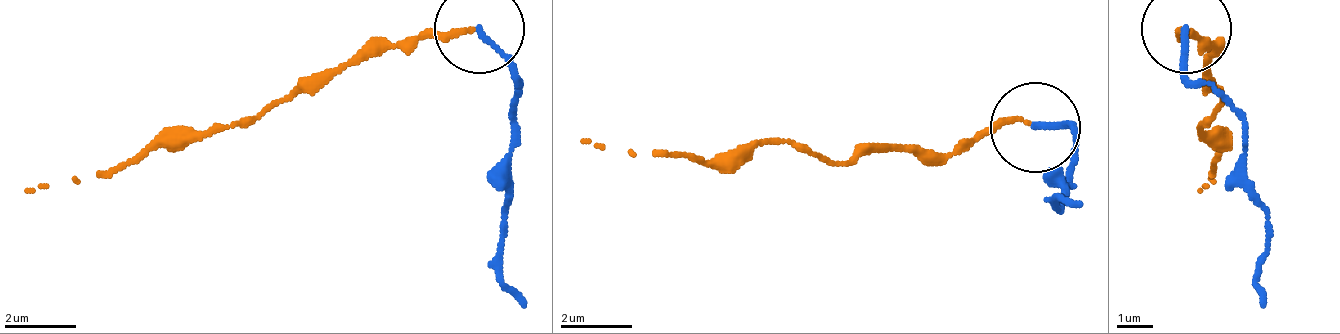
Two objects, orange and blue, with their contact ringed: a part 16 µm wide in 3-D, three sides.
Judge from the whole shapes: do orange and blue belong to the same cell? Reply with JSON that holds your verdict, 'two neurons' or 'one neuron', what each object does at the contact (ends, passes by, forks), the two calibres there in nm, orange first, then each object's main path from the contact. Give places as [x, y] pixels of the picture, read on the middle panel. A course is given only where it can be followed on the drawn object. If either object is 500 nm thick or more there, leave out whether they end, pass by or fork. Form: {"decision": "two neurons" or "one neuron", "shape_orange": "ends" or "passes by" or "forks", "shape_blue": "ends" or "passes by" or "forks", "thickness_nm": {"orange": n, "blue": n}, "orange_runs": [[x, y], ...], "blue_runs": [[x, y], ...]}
{"decision": "two neurons", "shape_orange": "ends", "shape_blue": "ends", "thickness_nm": {"orange": 130, "blue": 170}, "orange_runs": [[1029, 121], [912, 157], [858, 148], [840, 166], [786, 139], [696, 157], [579, 139]], "blue_runs": [[1038, 130], [1074, 139], [1056, 211], [1056, 202], [1083, 202]]}

